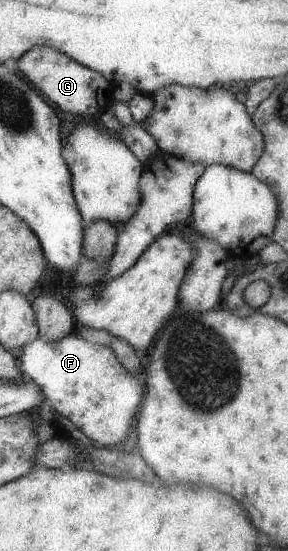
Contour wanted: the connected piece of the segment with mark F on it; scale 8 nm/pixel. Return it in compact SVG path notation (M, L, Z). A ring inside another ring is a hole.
M74 334L65 335L55 342L45 342L37 336L24 344L16 356L21 374L40 387L48 407L65 416L74 428L82 432L93 444L106 447L120 445L125 440L131 420L137 416L141 407L144 385L142 374L128 373L109 347L92 344Z

